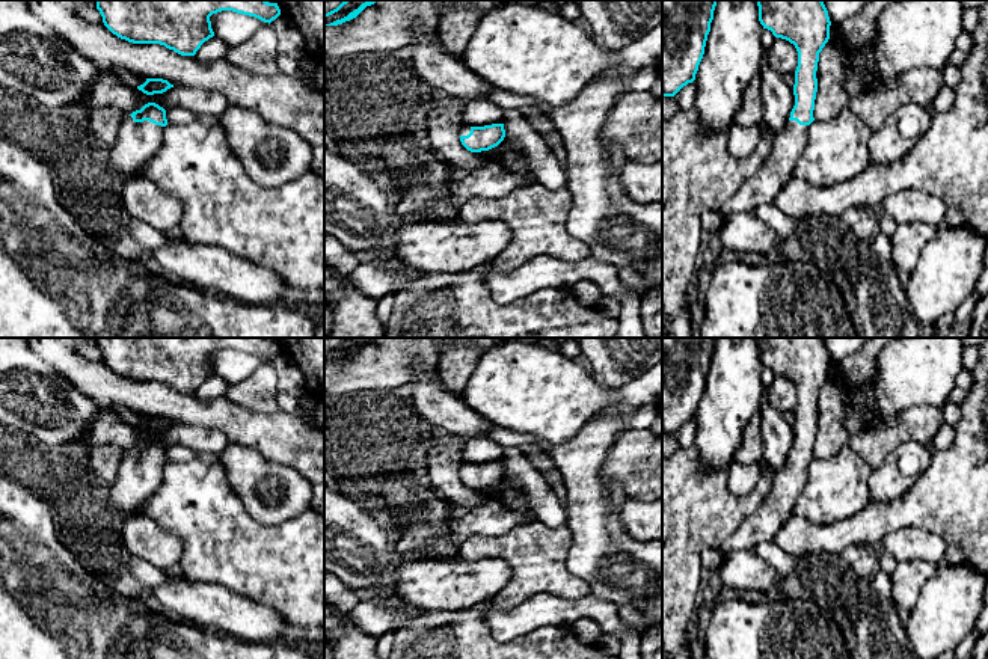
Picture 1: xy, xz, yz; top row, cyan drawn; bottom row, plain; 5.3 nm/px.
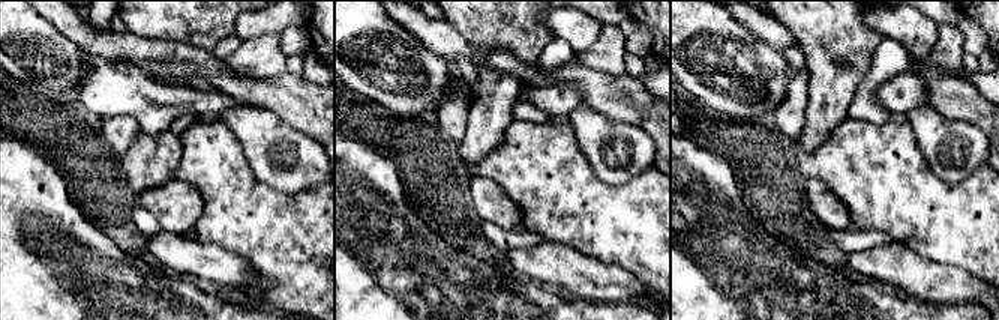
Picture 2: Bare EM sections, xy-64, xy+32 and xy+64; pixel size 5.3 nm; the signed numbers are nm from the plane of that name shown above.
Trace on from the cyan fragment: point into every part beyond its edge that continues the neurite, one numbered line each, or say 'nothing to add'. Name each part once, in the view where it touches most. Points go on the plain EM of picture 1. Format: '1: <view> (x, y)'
1: xy (136, 480)

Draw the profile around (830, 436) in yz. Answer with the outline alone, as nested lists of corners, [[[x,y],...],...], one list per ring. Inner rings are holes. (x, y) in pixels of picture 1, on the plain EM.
[[[828,377],[818,400],[818,430],[815,437],[815,458],[834,455],[848,445],[849,436],[843,424],[842,385],[839,379]]]

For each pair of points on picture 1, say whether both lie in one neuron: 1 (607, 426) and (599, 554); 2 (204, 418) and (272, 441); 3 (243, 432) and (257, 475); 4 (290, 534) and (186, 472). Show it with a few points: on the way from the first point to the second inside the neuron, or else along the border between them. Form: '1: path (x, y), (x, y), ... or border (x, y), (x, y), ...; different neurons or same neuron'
1: path (590, 457), (593, 522); same neuron
2: path (220, 418), (231, 418), (243, 427), (255, 430); same neuron
3: border (231, 442), (251, 447), (279, 463); different neurons
4: path (264, 539), (258, 539), (211, 498); same neuron

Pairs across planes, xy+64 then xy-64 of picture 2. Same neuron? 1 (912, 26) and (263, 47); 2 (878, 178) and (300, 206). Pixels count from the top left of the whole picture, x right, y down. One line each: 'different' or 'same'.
1: different
2: same

